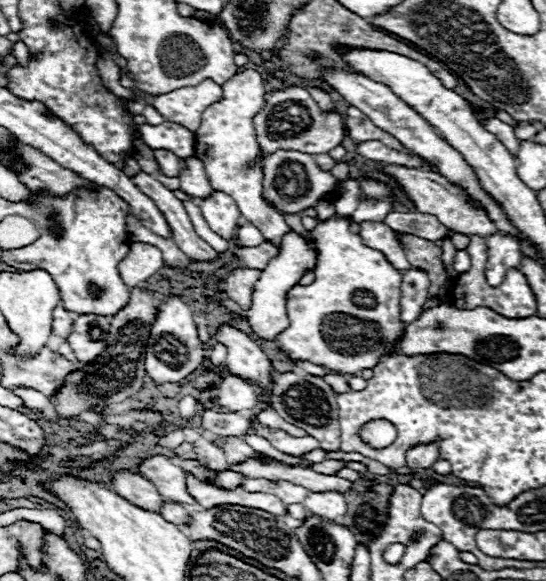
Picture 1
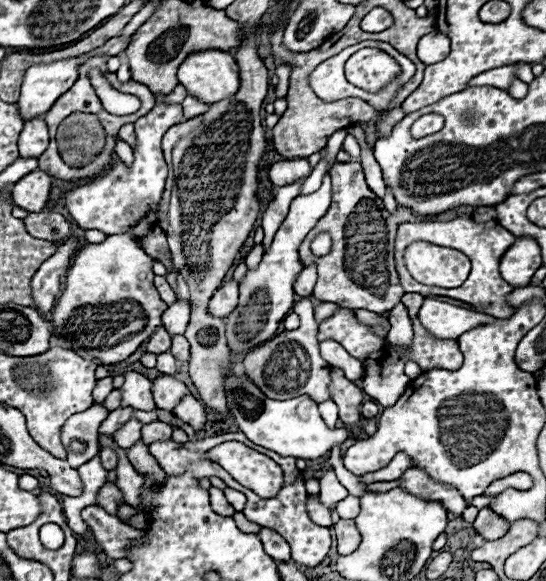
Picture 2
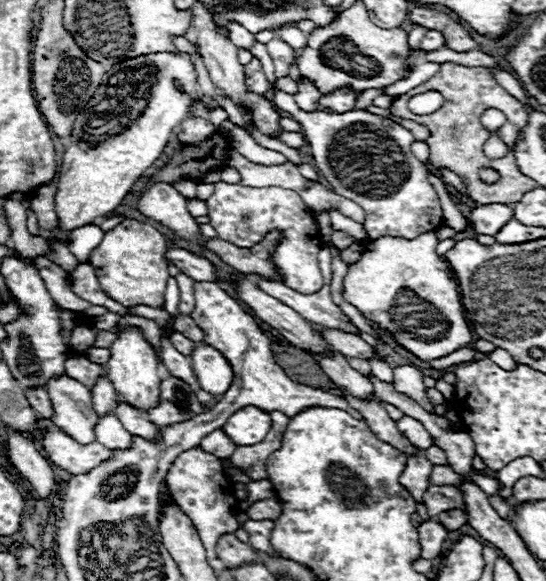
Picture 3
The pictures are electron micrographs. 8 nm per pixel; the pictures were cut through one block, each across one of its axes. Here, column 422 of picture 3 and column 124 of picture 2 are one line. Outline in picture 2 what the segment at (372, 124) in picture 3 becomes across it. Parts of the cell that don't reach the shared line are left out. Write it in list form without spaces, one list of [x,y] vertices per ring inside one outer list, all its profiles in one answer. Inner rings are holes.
[[[180,104],[154,106],[146,116],[134,122],[138,146],[134,148],[132,170],[128,170],[126,164],[122,164],[120,160],[116,160],[106,174],[96,176],[88,182],[82,182],[74,186],[70,192],[66,192],[66,198],[64,198],[66,208],[82,230],[100,230],[106,236],[114,232],[128,232],[136,236],[138,244],[142,242],[142,238],[156,224],[156,208],[164,192],[164,182],[168,174],[168,166],[164,162],[160,142],[162,142],[162,136],[168,132],[168,128],[180,122],[184,122]]]

